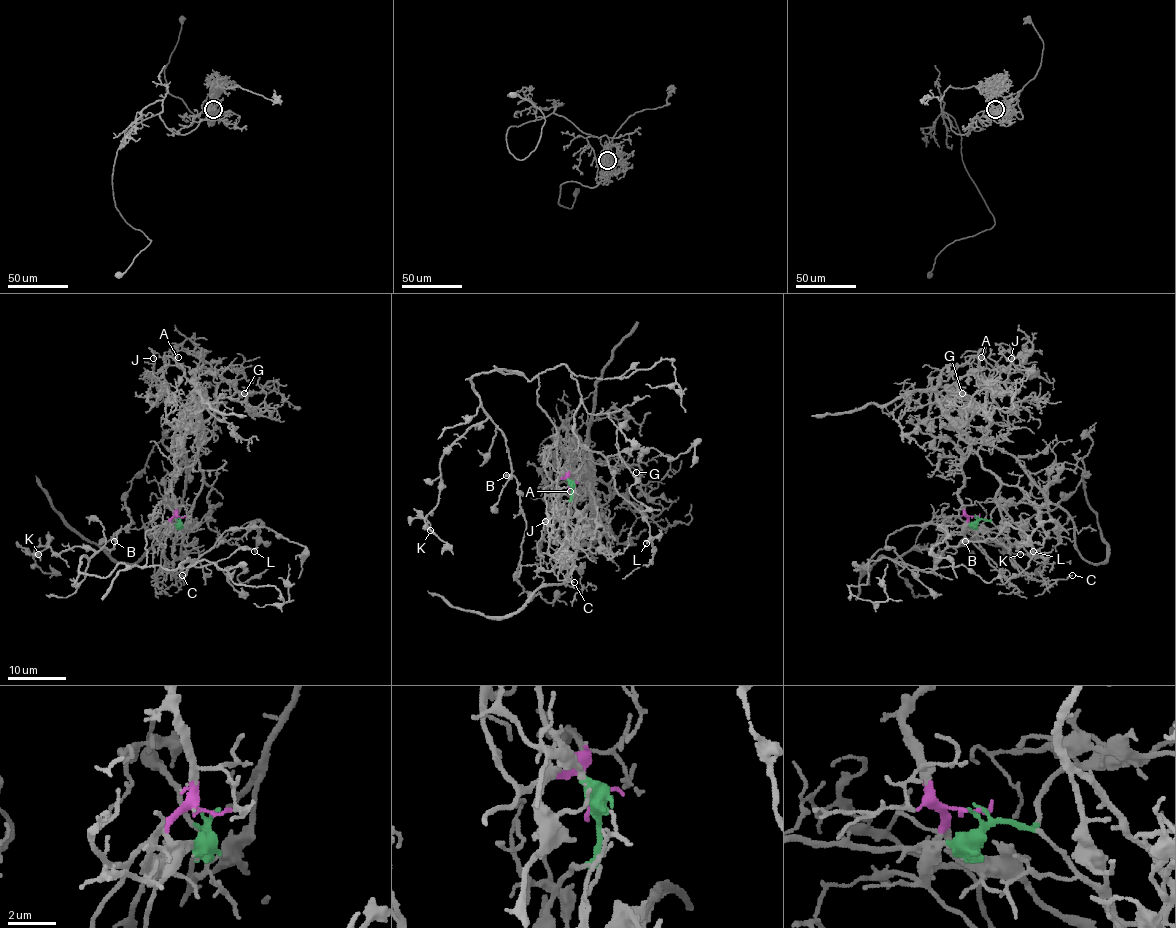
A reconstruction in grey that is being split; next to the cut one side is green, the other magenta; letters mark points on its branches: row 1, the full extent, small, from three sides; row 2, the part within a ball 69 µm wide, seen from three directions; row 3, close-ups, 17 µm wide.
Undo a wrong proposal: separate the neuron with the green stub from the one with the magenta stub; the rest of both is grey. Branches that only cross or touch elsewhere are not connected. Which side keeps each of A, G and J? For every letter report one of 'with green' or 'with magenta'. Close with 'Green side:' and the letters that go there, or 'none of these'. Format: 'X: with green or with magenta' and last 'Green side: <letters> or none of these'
A: with magenta
G: with magenta
J: with magenta
Green side: none of these

